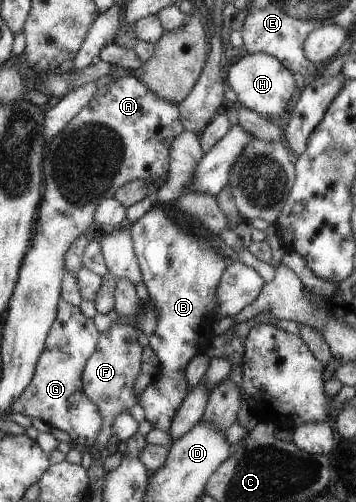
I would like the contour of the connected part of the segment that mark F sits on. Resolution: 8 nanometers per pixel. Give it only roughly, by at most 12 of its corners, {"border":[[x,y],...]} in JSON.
{"border":[[130,323],[99,332],[81,372],[106,448],[114,418],[138,403],[142,347]]}

